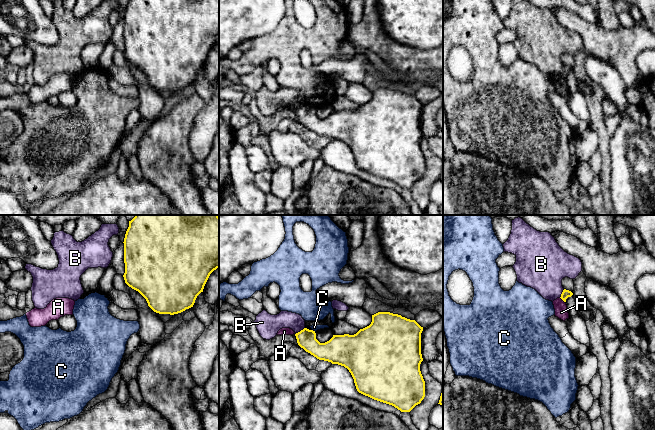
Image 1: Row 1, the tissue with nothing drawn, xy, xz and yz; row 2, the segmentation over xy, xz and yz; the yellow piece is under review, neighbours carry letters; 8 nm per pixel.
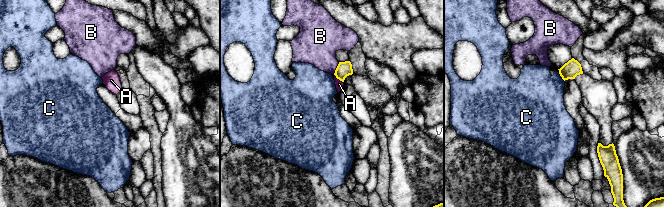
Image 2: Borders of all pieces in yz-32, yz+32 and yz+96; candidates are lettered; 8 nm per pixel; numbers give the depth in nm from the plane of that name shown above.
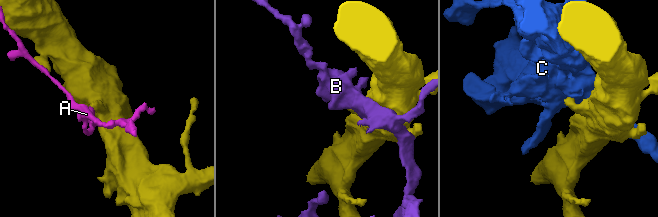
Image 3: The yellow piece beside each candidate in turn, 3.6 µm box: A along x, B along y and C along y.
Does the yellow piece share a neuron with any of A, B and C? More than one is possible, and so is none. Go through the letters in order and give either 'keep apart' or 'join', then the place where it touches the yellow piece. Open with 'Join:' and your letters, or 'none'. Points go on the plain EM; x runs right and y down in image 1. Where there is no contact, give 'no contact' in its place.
Join: none
A: keep apart | yz (562, 75)
B: keep apart | xz (301, 106)
C: keep apart | xz (314, 107)

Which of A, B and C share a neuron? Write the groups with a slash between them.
A / B / C

